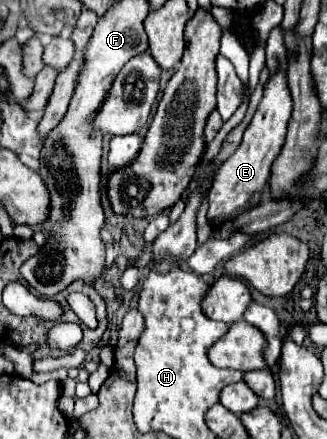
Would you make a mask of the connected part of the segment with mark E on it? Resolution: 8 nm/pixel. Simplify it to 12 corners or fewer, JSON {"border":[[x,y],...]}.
{"border":[[277,69],[241,145],[215,173],[209,221],[265,187],[283,147],[291,93]]}

